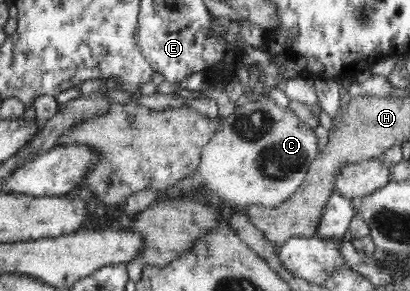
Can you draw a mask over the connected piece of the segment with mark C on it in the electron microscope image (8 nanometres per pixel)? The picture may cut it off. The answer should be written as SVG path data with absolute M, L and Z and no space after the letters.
M259 99L238 106L233 115L222 119L213 137L201 150L197 170L204 183L207 183L207 187L218 195L228 208L231 206L273 208L297 191L297 187L305 179L309 164L318 154L318 140L313 129L305 127L305 123L291 109Z

